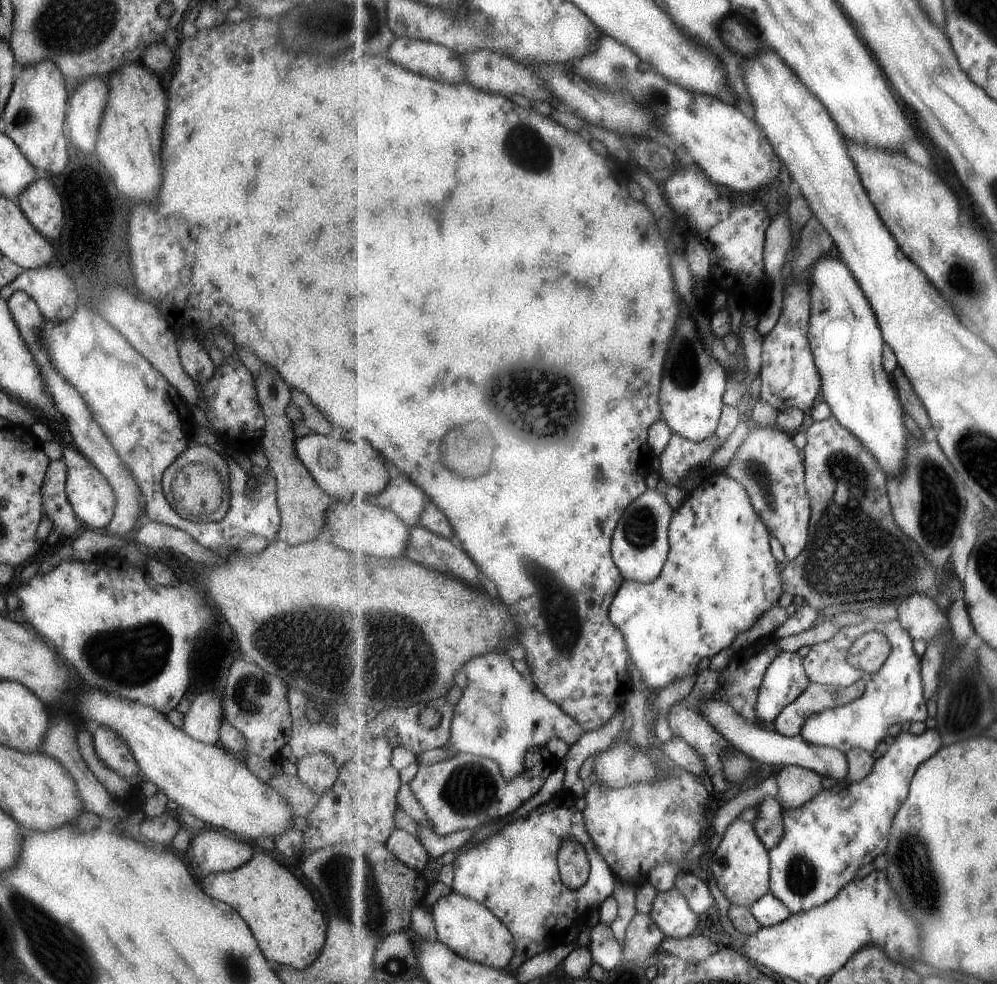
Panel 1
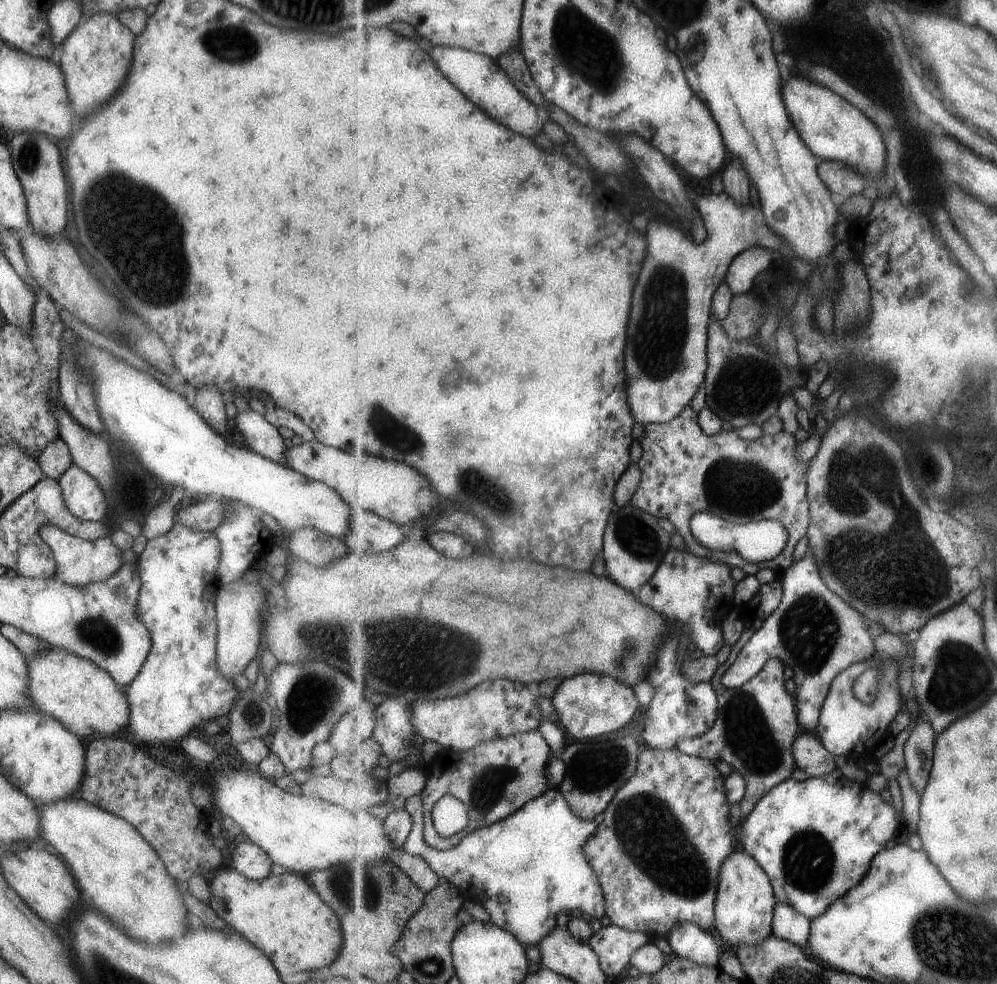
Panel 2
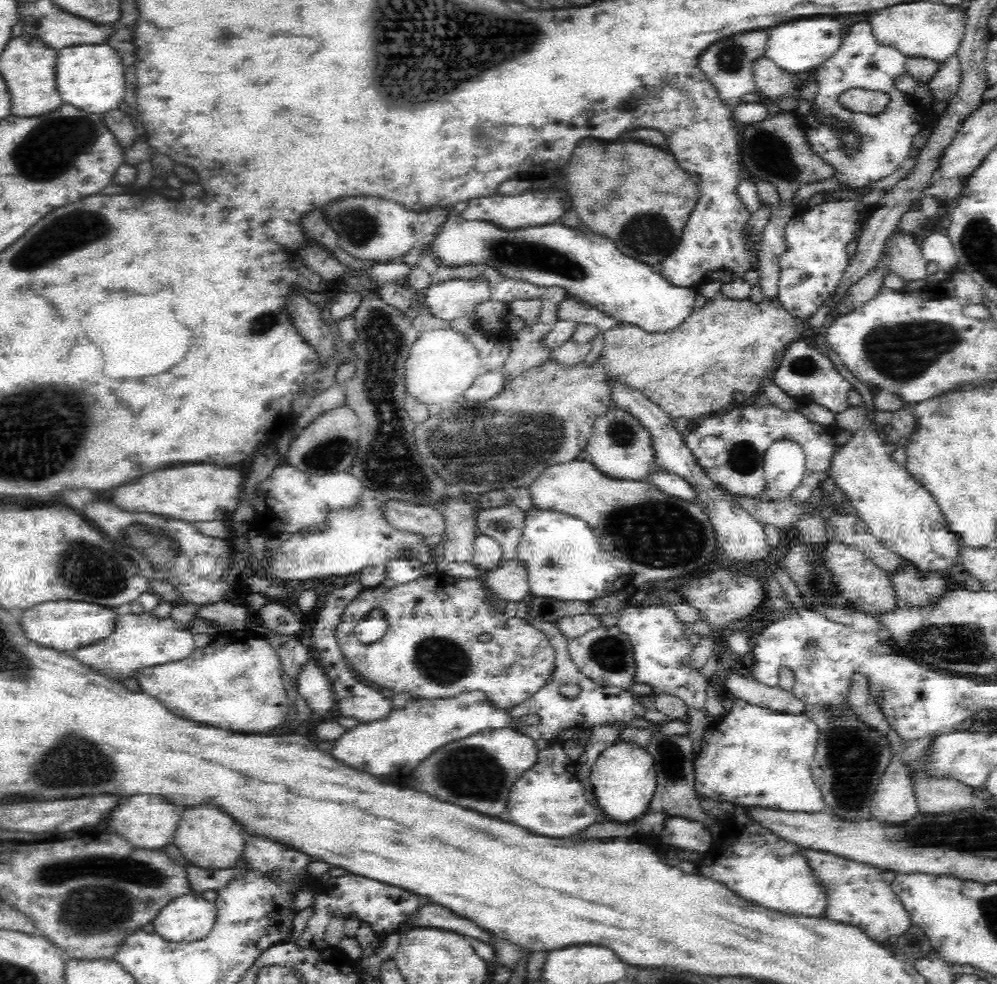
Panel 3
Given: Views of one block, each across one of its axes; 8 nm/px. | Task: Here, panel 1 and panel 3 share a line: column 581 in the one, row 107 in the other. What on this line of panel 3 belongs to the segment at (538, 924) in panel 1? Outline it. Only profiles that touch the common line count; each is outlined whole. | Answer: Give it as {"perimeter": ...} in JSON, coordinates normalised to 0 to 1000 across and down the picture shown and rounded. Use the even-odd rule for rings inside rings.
{"perimeter":[[[861,22],[848,30],[847,39],[839,53],[826,61],[810,77],[820,85],[820,92],[813,106],[812,117],[798,118],[812,152],[828,167],[838,171],[838,181],[854,191],[874,188],[896,177],[918,154],[915,142],[928,128],[929,111],[915,99],[898,88],[897,80],[908,73],[910,57],[903,50],[879,42],[871,22]],[[854,89],[883,91],[893,99],[885,116],[867,118],[853,114],[841,105],[841,98]],[[857,138],[859,148],[850,152],[848,142]]]}

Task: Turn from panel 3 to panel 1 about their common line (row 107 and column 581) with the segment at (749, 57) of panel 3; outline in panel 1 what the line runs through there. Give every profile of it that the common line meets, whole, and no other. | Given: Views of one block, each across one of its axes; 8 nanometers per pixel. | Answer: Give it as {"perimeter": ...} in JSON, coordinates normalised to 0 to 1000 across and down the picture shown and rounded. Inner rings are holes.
{"perimeter":[[[507,661],[476,667],[474,671],[470,671],[470,675],[466,675],[466,683],[468,683],[468,699],[456,716],[456,730],[449,758],[454,765],[466,764],[494,770],[501,776],[507,793],[517,793],[530,783],[531,760],[547,758],[553,750],[561,750],[573,759],[587,746],[583,736],[571,728],[559,712],[553,711],[533,689],[519,683],[516,671],[511,669]]]}

